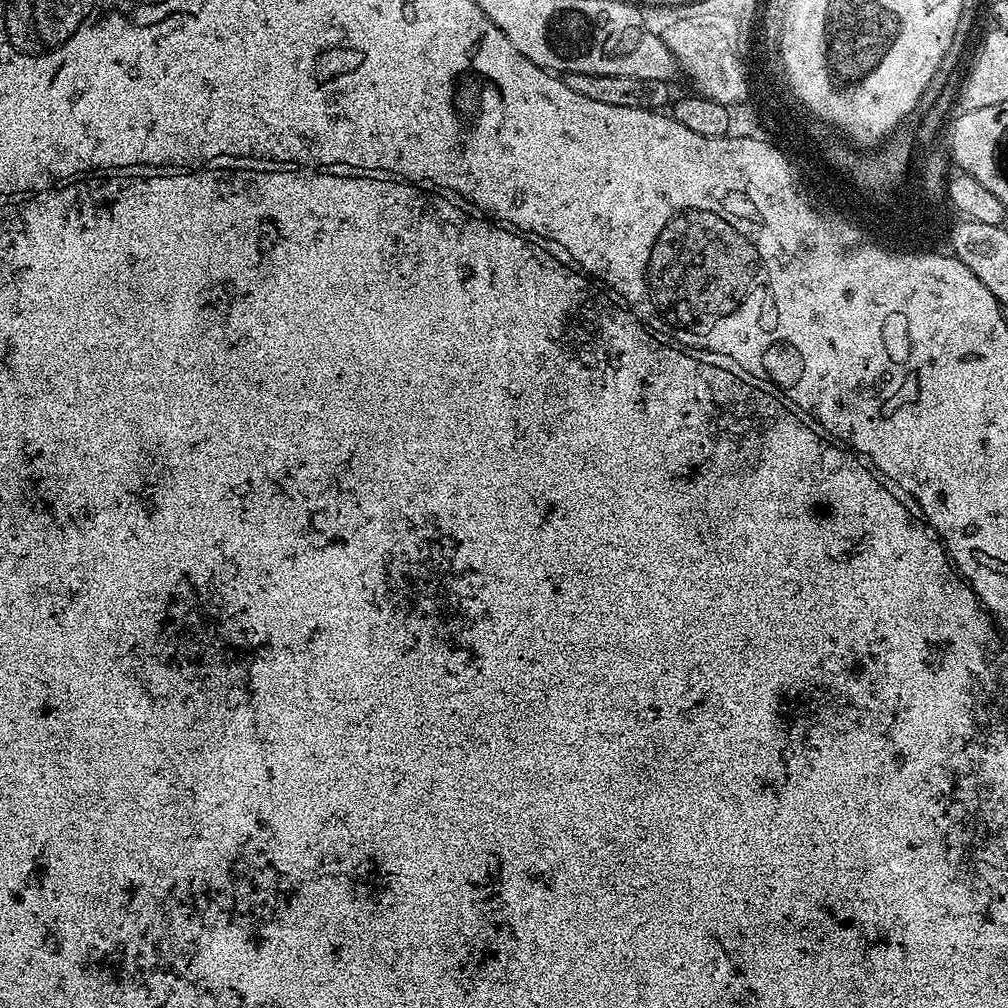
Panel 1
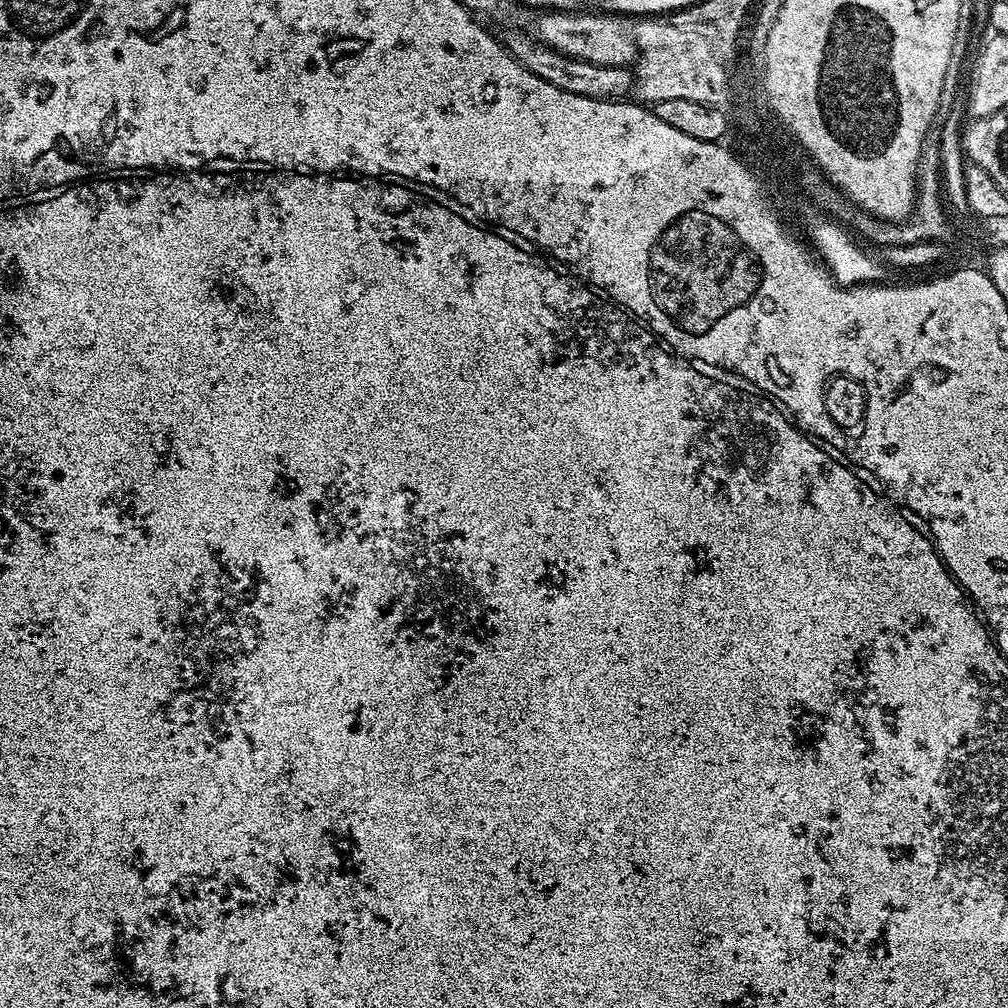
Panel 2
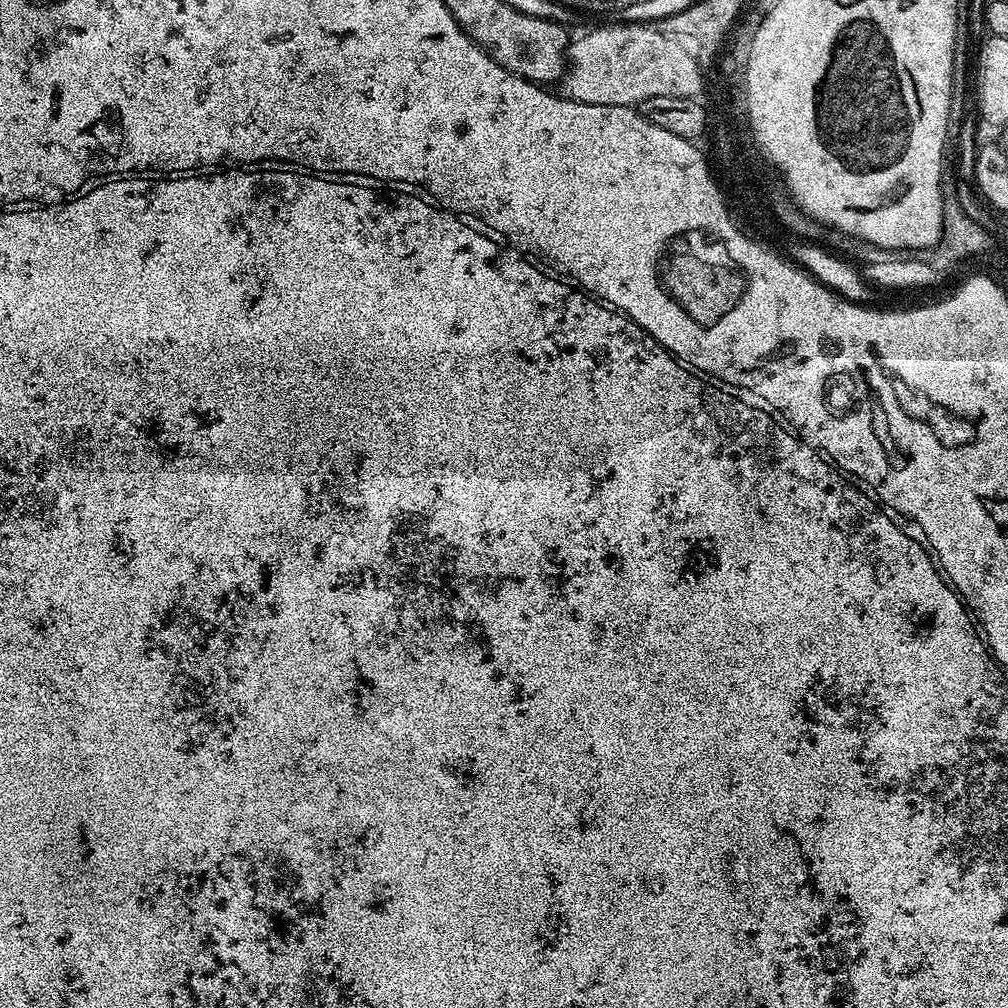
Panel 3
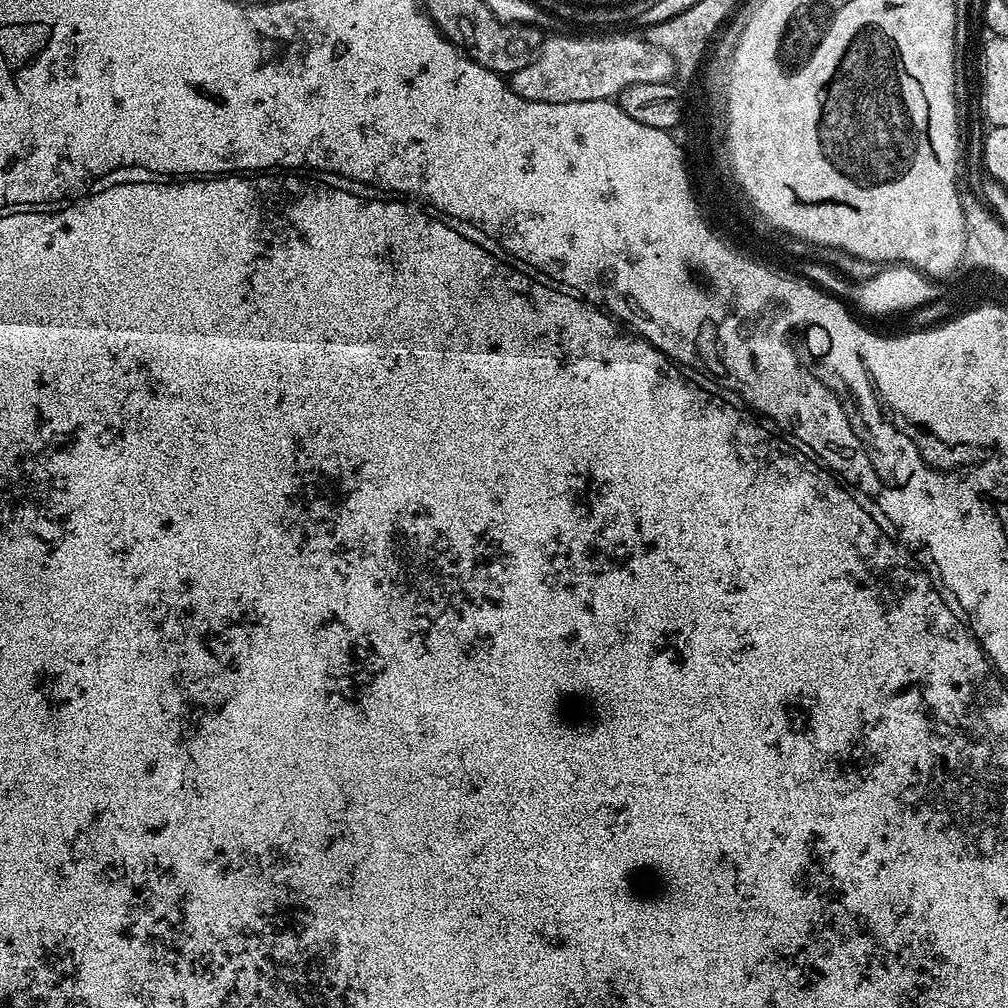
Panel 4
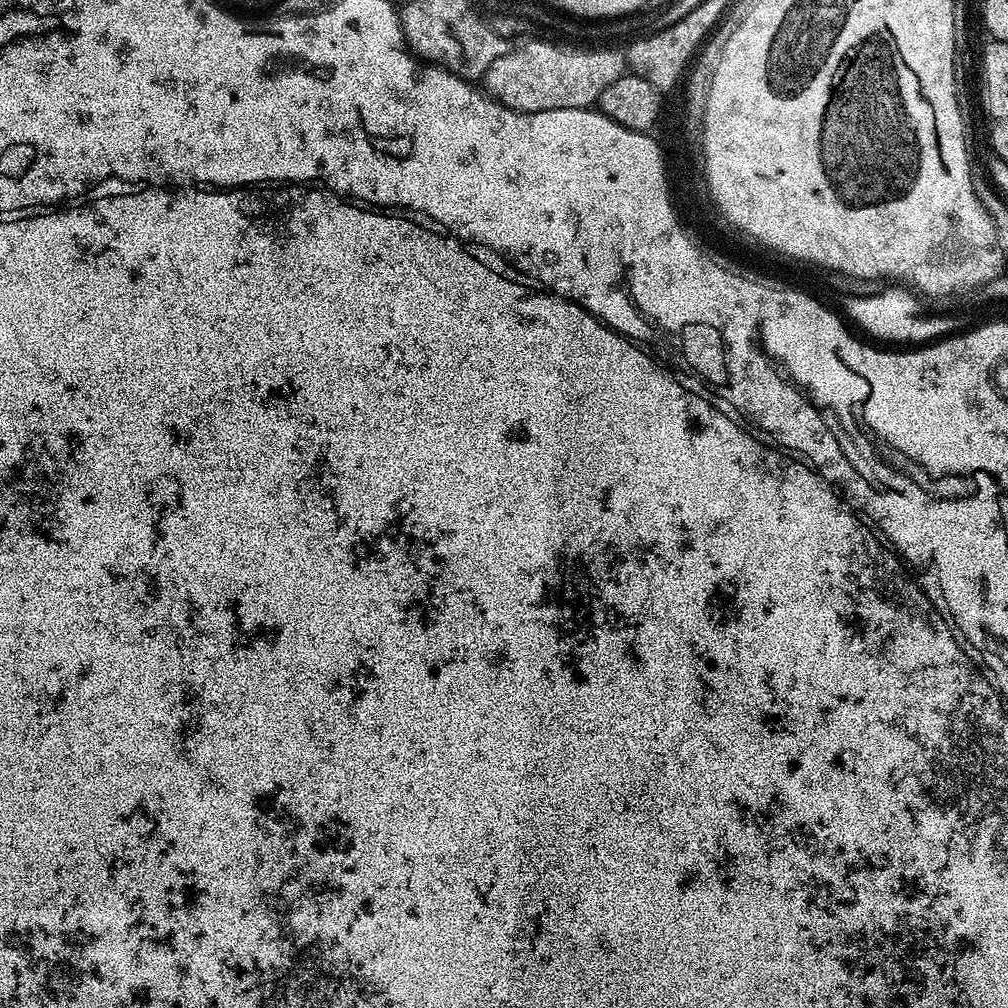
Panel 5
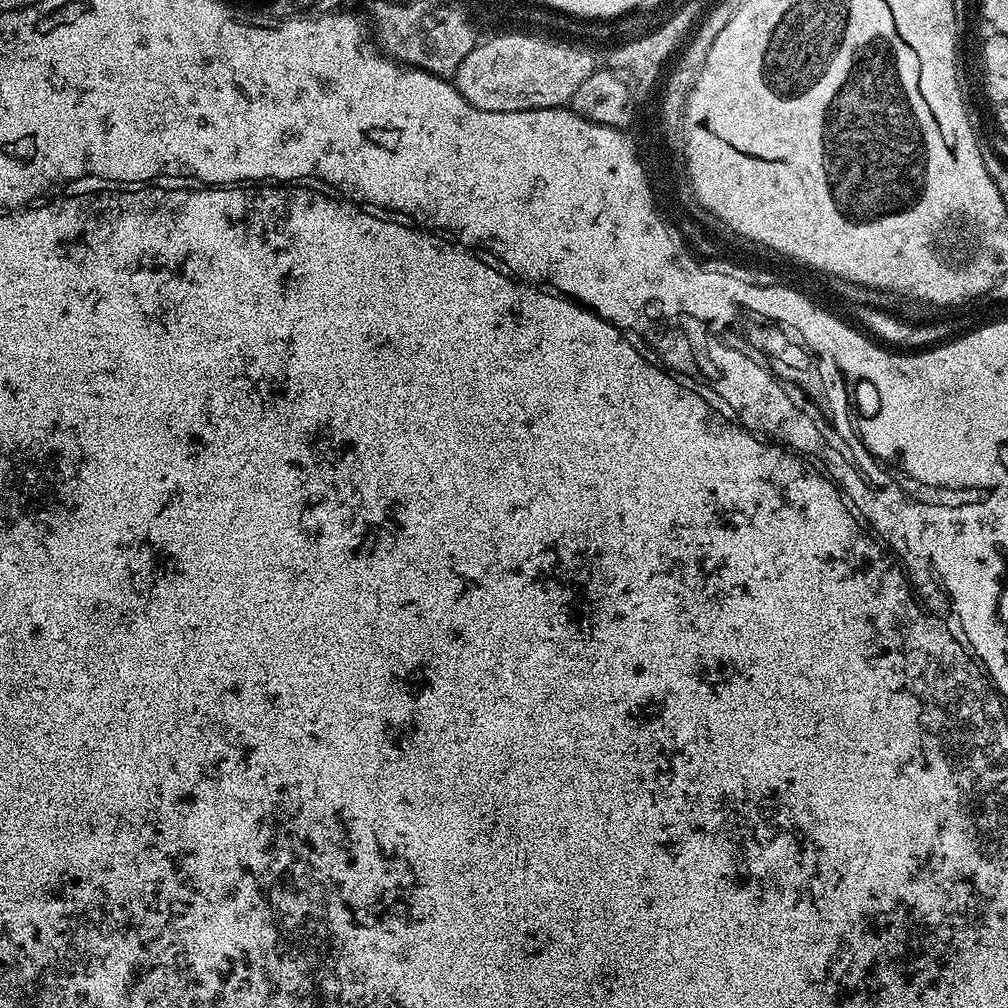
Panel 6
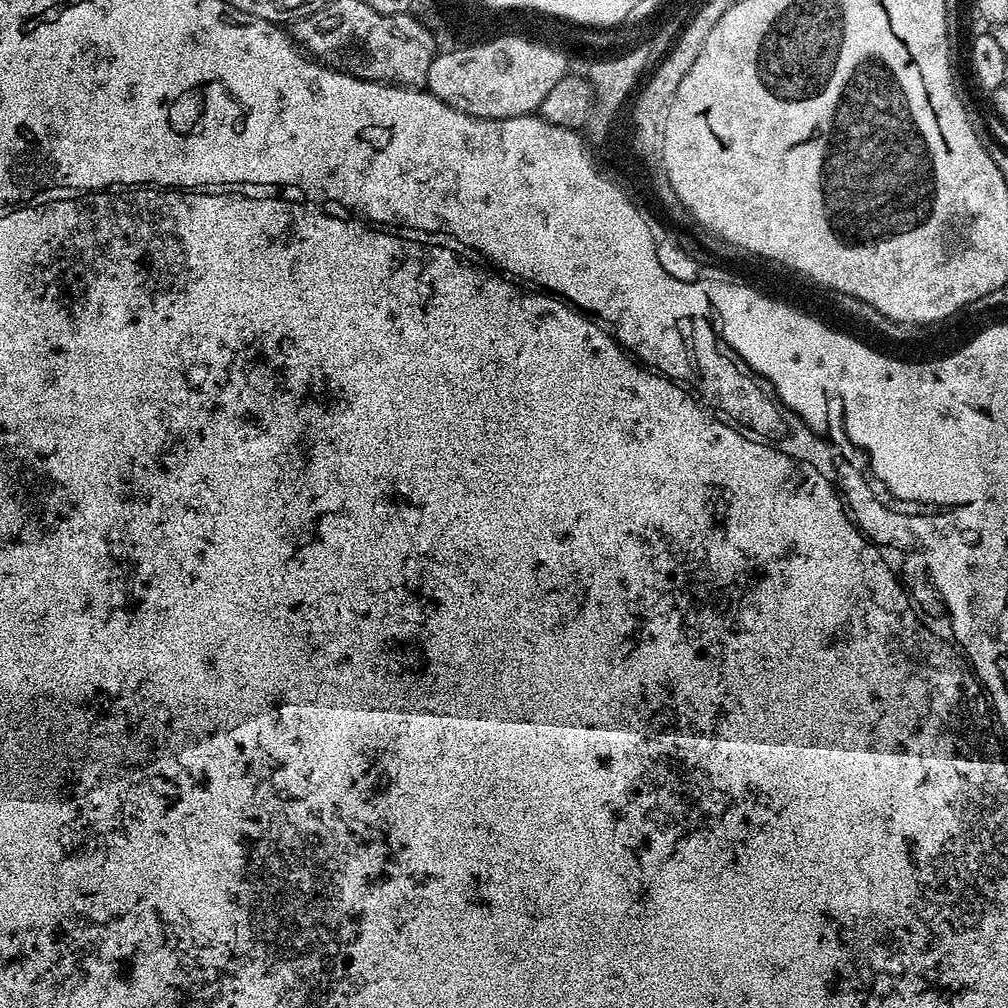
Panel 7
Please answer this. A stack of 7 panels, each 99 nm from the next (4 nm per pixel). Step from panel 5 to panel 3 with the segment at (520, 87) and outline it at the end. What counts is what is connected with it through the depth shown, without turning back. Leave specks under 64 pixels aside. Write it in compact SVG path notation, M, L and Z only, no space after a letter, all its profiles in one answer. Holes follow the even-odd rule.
M608 24L571 41L563 76L558 81L559 95L565 100L590 106L622 106L630 108L646 102L646 62L652 62L652 50L658 46L656 30L644 30L640 24Z

